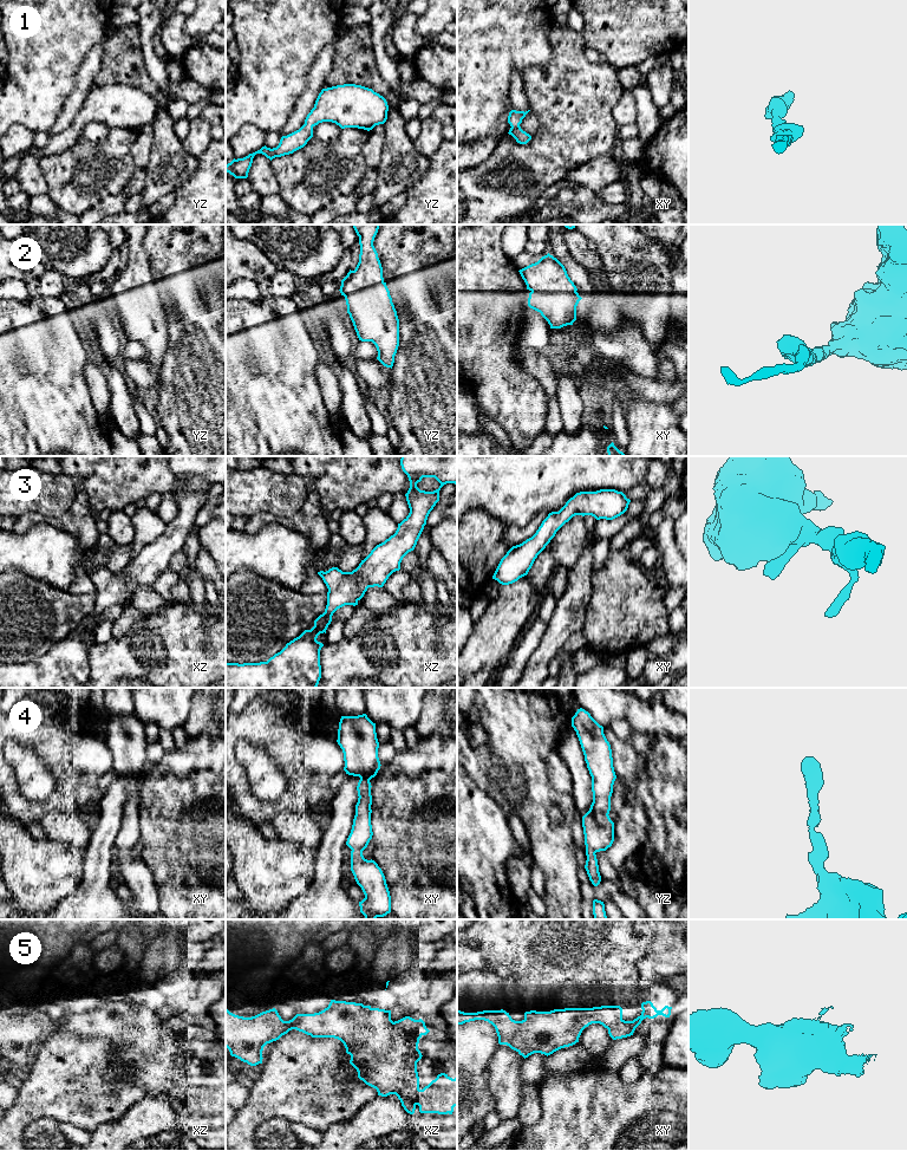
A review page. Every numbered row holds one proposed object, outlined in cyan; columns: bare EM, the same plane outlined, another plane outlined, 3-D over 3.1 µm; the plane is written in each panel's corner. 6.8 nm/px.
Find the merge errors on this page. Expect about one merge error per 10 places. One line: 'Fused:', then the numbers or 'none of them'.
Fused: none of them

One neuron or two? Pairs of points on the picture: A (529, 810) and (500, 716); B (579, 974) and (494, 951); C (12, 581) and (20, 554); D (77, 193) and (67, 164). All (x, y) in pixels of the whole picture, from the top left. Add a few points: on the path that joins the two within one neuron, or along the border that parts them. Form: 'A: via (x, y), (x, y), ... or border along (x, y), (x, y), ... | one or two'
A: via (529, 786), (529, 780), (514, 765), (514, 740) | one
B: via (558, 968), (543, 966), (529, 951), (515, 951) | one
C: border along (12, 569), (23, 571), (41, 581) | two
D: via (77, 186), (77, 174), (74, 171) | one

